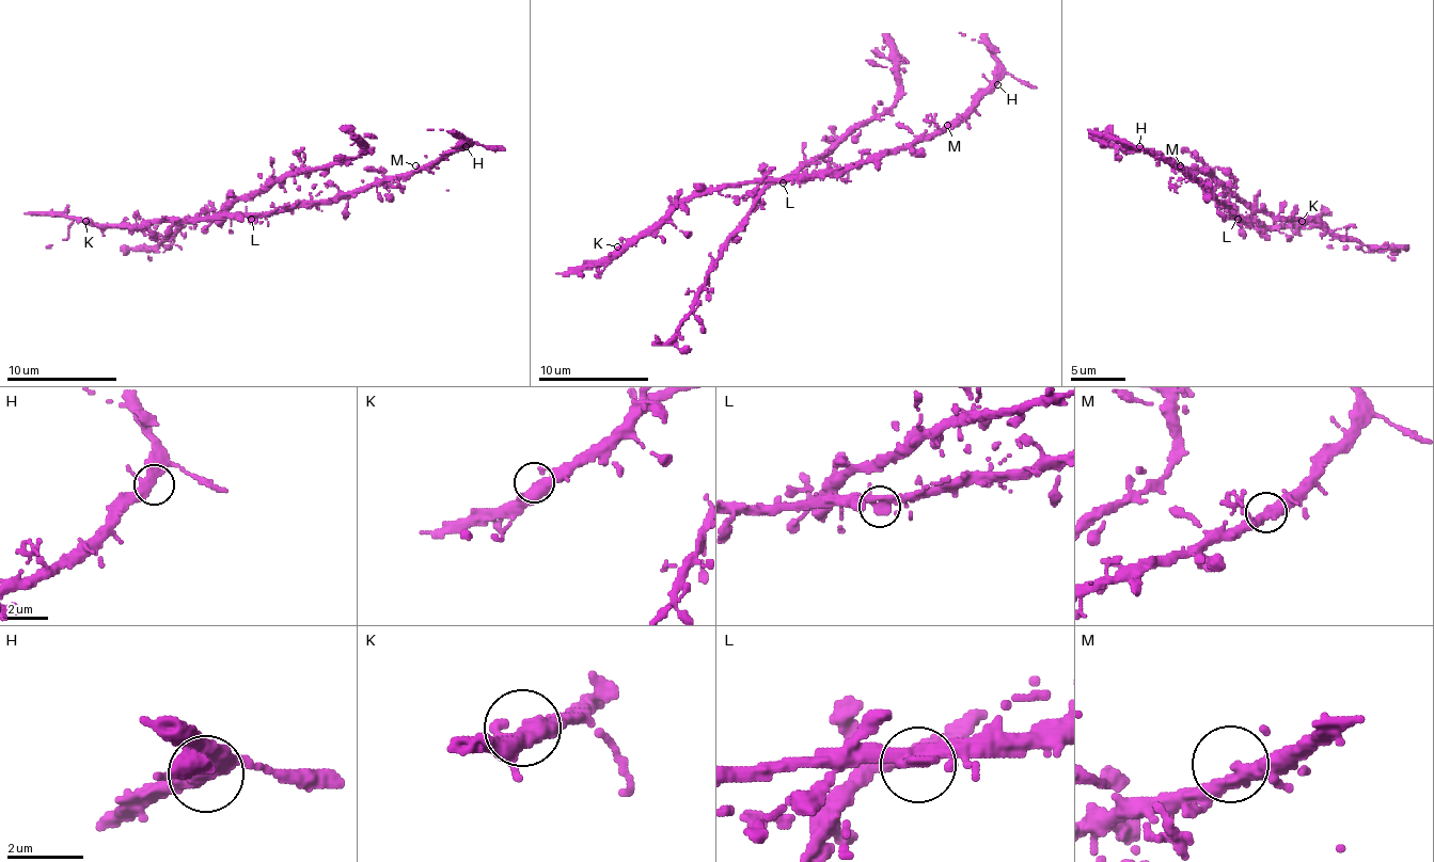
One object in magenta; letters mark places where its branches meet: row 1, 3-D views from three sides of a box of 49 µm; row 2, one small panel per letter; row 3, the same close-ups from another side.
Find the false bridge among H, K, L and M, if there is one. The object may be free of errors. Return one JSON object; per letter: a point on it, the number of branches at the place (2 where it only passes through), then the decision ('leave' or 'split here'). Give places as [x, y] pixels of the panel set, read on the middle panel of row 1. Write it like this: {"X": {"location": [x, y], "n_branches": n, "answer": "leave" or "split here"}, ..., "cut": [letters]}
{"H": {"location": [997, 84], "n_branches": 3, "answer": "leave"}, "K": {"location": [617, 246], "n_branches": 2, "answer": "leave"}, "L": {"location": [783, 182], "n_branches": 2, "answer": "split here"}, "M": {"location": [947, 125], "n_branches": 2, "answer": "leave"}, "cut": ["L"]}

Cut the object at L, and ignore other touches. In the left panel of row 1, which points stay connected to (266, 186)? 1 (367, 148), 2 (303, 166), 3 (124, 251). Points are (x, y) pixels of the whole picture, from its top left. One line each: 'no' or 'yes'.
1: yes
2: yes
3: yes

